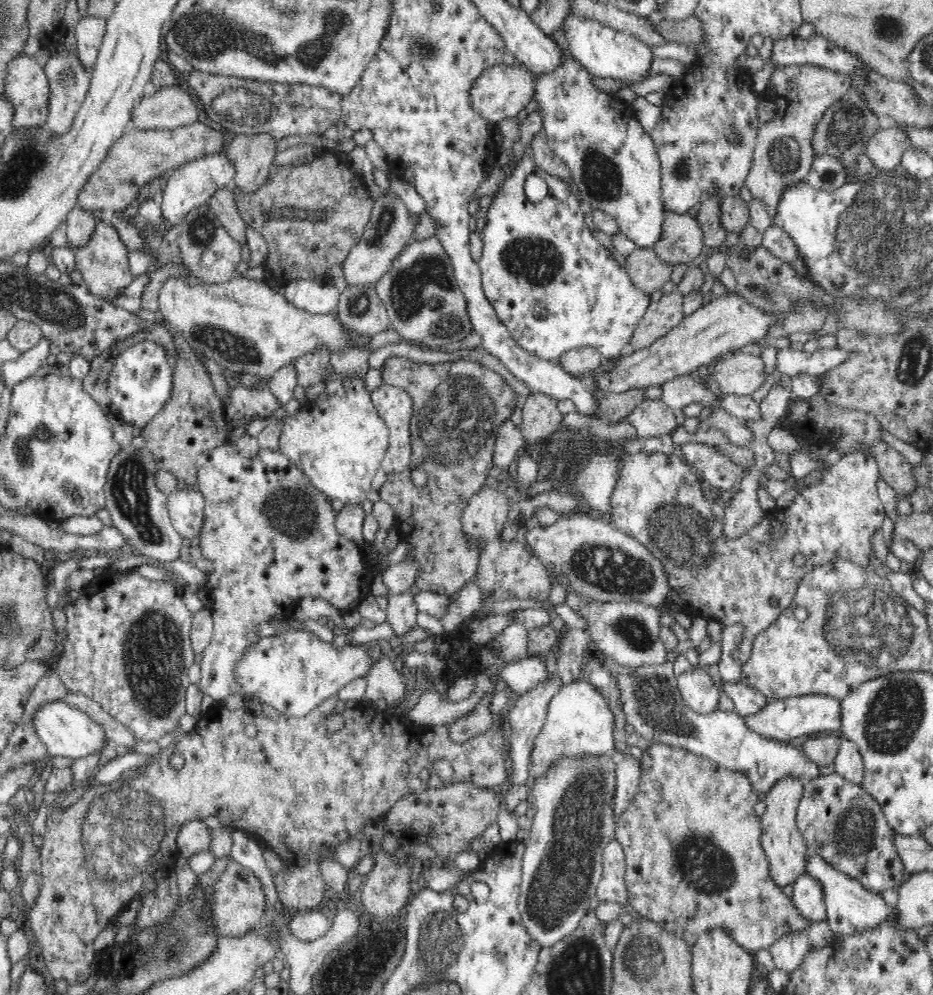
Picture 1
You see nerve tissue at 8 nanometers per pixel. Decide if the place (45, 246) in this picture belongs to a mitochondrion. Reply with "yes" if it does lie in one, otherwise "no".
no

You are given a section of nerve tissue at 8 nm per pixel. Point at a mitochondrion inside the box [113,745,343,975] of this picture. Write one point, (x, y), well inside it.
(189, 931)

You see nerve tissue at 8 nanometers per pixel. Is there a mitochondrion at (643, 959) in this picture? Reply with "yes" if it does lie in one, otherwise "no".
yes

